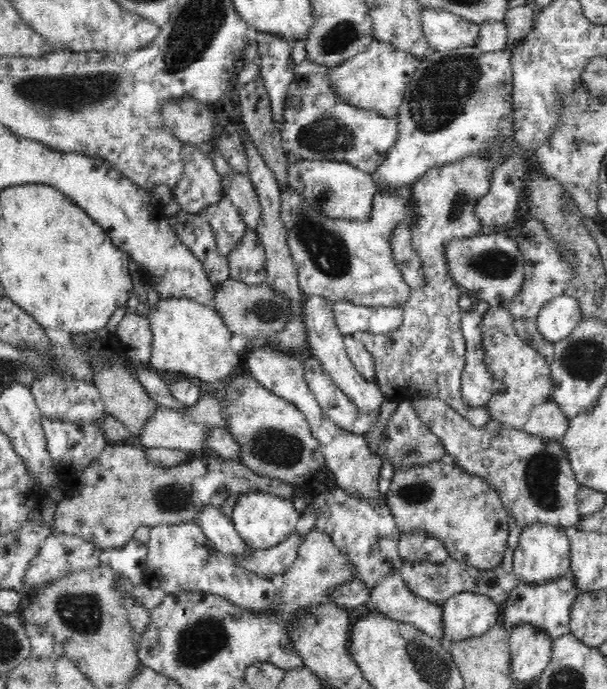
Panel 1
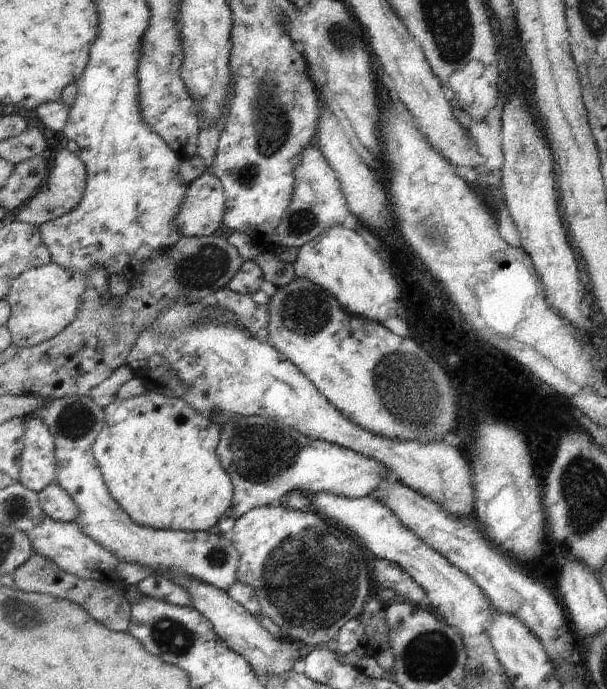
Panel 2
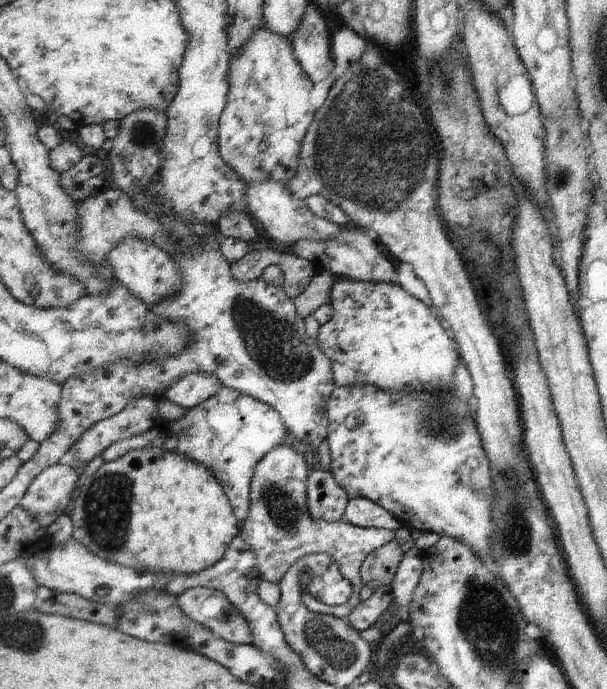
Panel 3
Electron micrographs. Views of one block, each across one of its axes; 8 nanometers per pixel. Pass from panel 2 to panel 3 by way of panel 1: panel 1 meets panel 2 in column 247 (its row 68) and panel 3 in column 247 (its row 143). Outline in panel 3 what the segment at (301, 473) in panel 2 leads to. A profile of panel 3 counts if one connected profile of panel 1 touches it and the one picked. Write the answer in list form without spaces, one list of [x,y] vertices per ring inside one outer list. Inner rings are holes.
[[[224,386],[215,397],[193,408],[184,418],[174,422],[160,420],[152,430],[109,446],[102,460],[105,463],[117,461],[133,450],[159,446],[186,455],[213,472],[215,479],[224,487],[236,518],[243,524],[250,514],[251,482],[257,465],[269,452],[285,444],[288,432],[277,410],[259,399]]]

